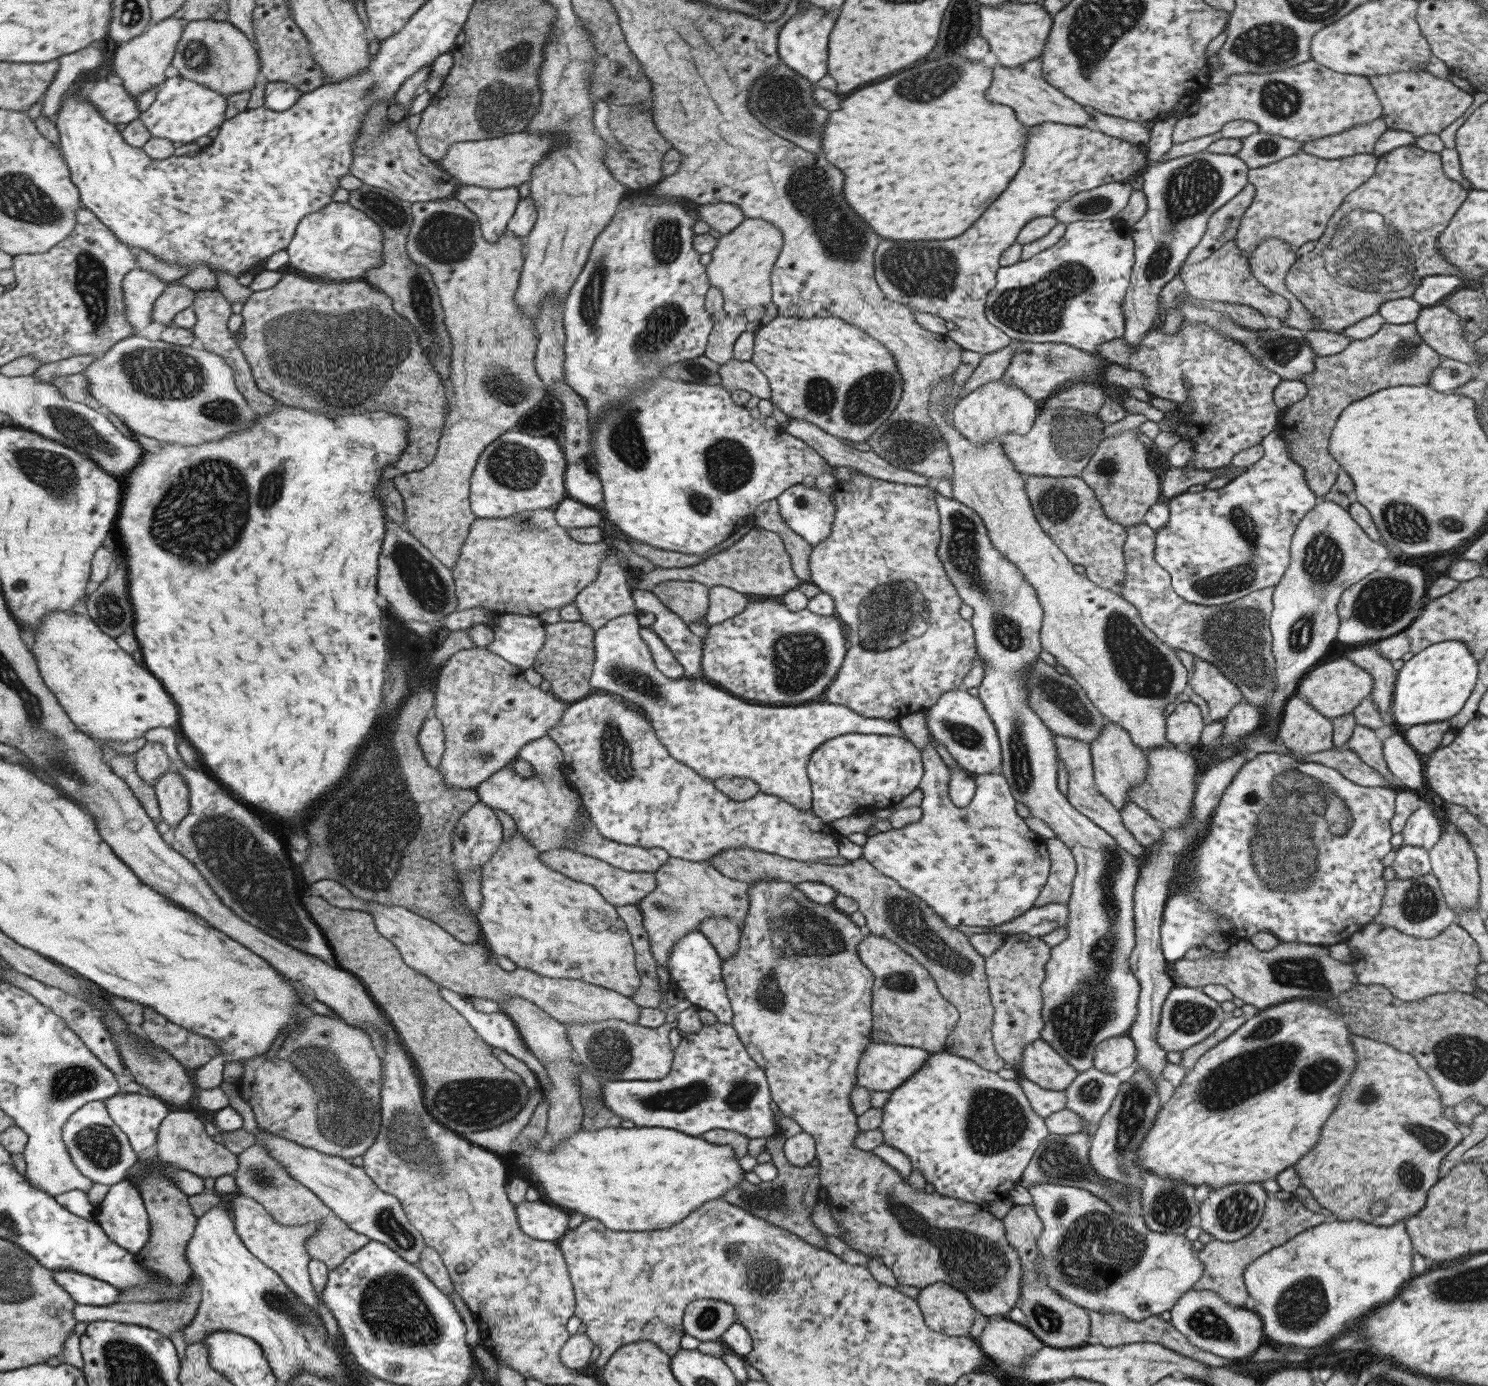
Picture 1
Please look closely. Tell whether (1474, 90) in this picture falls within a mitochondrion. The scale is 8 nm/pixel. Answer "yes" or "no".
no

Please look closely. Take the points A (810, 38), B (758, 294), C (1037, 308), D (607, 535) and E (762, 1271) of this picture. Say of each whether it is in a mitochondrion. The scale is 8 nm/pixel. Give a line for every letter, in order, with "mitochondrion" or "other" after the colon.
A: other
B: other
C: mitochondrion
D: other
E: mitochondrion

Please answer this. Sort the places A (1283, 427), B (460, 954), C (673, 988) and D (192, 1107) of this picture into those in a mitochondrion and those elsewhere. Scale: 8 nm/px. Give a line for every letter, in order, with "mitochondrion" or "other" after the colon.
A: other
B: mitochondrion
C: other
D: other

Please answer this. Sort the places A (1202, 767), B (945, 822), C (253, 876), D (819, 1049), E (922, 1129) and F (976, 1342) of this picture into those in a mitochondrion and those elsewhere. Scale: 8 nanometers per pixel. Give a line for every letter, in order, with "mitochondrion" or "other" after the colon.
A: other
B: other
C: mitochondrion
D: other
E: other
F: other

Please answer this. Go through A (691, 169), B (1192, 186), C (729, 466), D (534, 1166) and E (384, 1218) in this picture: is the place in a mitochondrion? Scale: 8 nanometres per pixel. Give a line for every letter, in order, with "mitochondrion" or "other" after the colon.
A: other
B: mitochondrion
C: mitochondrion
D: other
E: mitochondrion

